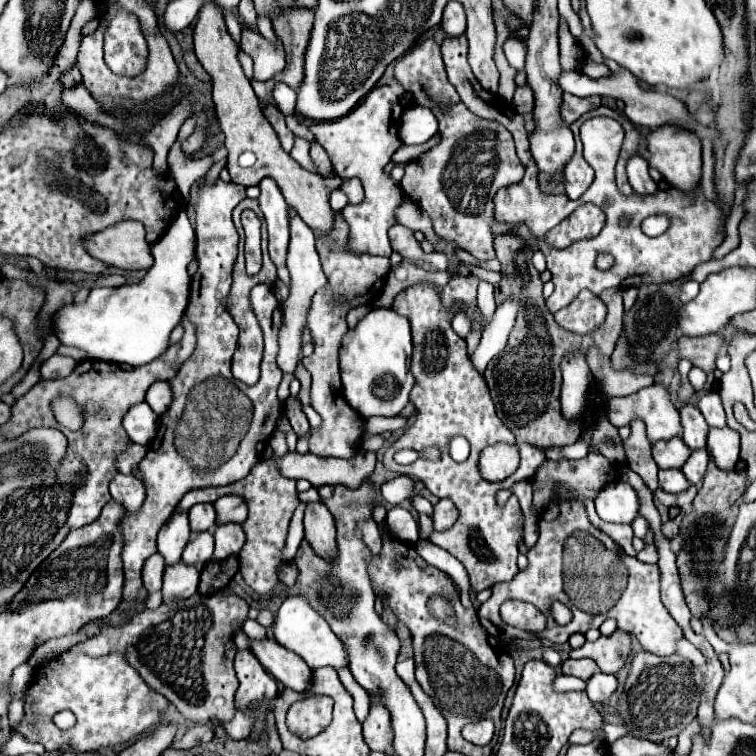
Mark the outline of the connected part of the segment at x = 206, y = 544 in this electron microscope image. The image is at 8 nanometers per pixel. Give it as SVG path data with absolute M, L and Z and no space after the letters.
M210 530L204 532L196 532L190 542L184 548L182 560L188 564L194 564L196 568L202 568L208 560L212 560L212 552L214 552L214 538Z

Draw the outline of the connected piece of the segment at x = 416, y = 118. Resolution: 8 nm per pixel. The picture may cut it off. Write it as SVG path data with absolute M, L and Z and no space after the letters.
M424 106L408 108L400 120L402 144L424 144L438 132L434 114Z

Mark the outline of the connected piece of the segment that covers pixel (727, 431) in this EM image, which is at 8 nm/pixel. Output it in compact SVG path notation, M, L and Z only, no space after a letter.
M728 426L726 428L710 428L706 448L718 468L730 470L738 462L738 452L740 452L738 432L734 432Z

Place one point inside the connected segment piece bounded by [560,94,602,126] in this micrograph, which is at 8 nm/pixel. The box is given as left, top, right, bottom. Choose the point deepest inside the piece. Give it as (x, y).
(571, 109)

